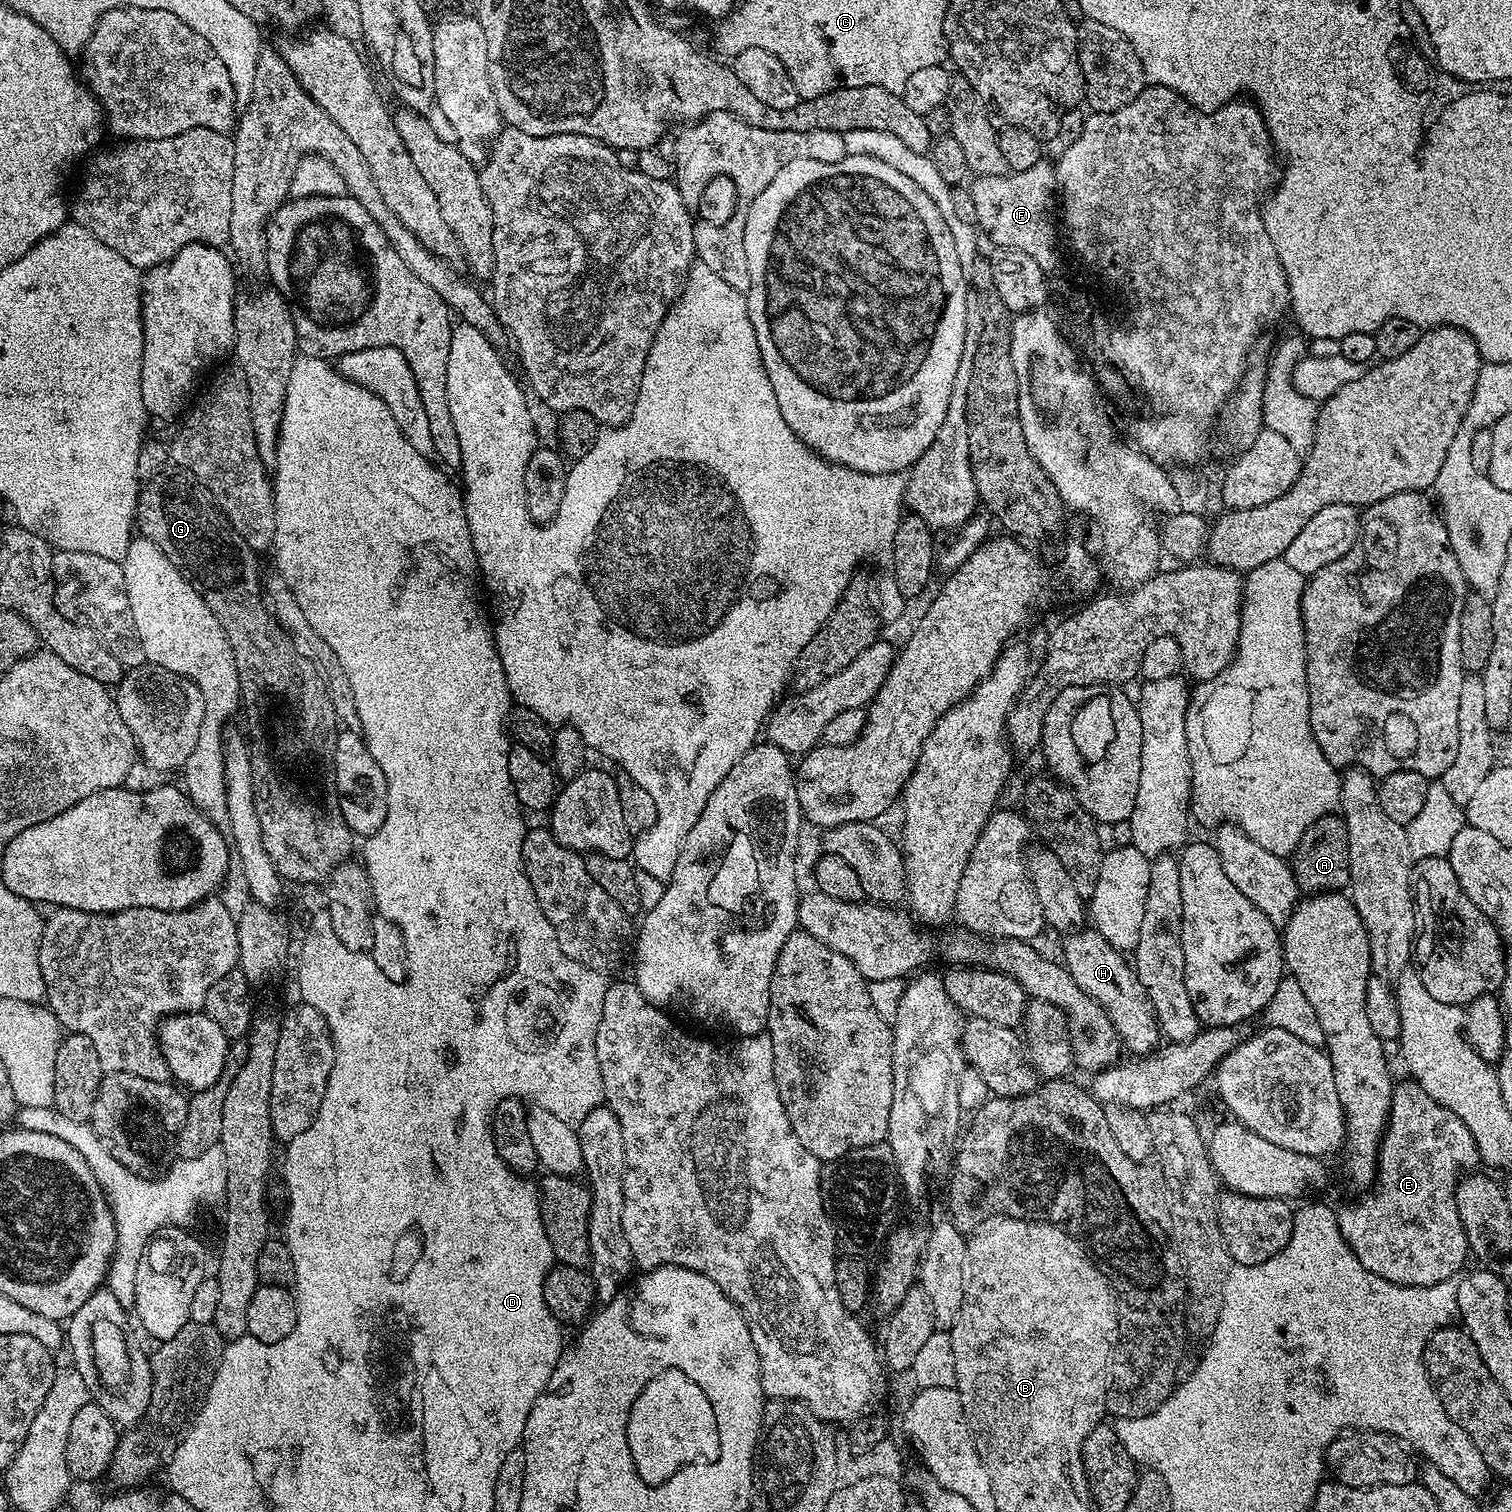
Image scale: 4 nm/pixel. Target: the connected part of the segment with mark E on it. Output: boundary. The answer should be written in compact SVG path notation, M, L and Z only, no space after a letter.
M1397 1083L1392 1089L1392 1109L1388 1111L1388 1123L1380 1138L1374 1183L1357 1200L1337 1207L1335 1213L1342 1238L1350 1250L1354 1250L1362 1266L1395 1284L1432 1286L1455 1277L1464 1259L1469 1259L1466 1230L1456 1209L1456 1185L1465 1173L1481 1163L1481 1159L1470 1130L1466 1130L1466 1122L1462 1122L1454 1110L1434 1102L1419 1084L1407 1083Z

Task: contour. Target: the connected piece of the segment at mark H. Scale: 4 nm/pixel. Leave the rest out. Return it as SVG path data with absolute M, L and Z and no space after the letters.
M1092 926L1067 933L1063 940L1064 967L1068 969L1074 982L1078 982L1078 986L1082 986L1082 990L1106 1010L1110 1022L1114 1022L1114 1030L1118 1030L1121 1045L1127 1051L1129 1048L1136 1058L1155 1052L1162 1040L1160 1023L1156 1020L1156 1012L1152 1009L1146 990L1137 978L1129 957L1110 946L1110 942L1106 942L1106 938L1102 938L1102 934Z

